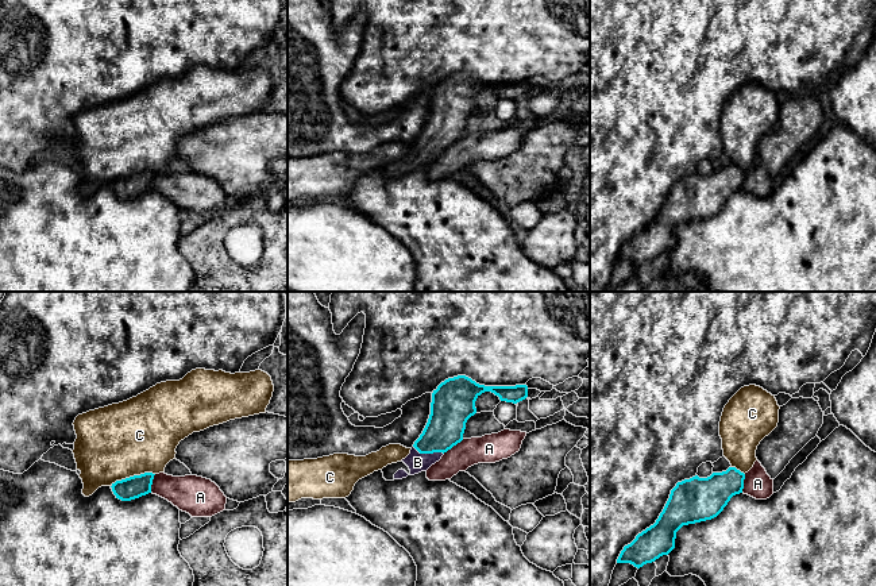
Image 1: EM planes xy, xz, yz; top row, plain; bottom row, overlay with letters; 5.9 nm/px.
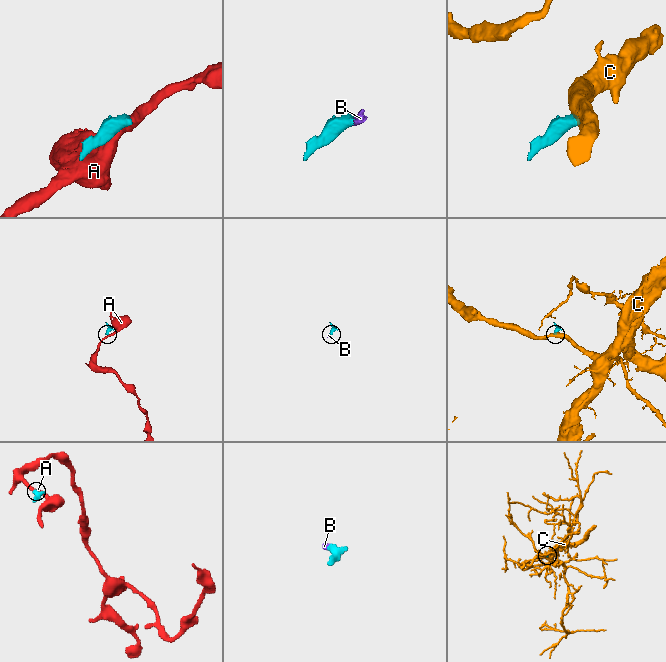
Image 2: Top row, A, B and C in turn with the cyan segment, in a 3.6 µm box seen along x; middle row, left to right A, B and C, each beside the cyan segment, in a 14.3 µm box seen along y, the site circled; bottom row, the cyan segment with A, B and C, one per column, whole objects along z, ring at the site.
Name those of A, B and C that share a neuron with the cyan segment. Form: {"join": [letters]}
{"join": ["B"]}

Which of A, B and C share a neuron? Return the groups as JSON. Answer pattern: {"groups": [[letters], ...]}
{"groups": [["A"], ["B"], ["C"]]}

